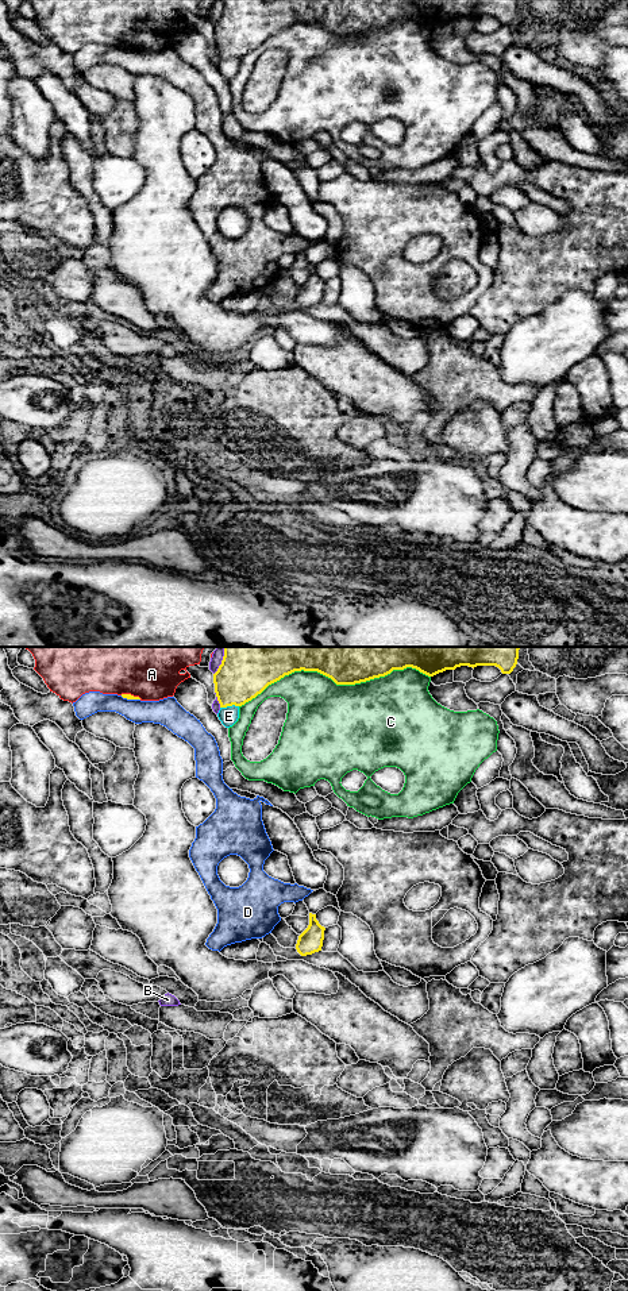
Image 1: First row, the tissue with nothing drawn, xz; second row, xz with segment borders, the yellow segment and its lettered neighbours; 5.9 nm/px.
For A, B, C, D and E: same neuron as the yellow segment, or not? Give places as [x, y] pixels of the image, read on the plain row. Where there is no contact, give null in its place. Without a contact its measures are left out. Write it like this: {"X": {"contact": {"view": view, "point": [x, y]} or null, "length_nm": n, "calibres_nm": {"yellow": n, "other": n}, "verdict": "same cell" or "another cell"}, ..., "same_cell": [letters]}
{"A": {"contact": {"view": "xz", "point": [130, 46]}, "length_nm": 130, "calibres_nm": {"yellow": 30, "other": 320}, "verdict": "another cell"}, "B": {"contact": {"view": "xz", "point": [222, 14]}, "length_nm": 170, "calibres_nm": {"yellow": 300, "other": 70}, "verdict": "another cell"}, "C": {"contact": {"view": "xz", "point": [334, 33]}, "length_nm": 1150, "calibres_nm": {"yellow": 220, "other": 480}, "verdict": "another cell"}, "D": {"contact": {"view": "xz", "point": [130, 50]}, "length_nm": 120, "calibres_nm": {"yellow": 30, "other": 170}, "verdict": "another cell"}, "E": {"contact": {"view": "xz", "point": [228, 57]}, "length_nm": 110, "calibres_nm": {"yellow": 300, "other": 110}, "verdict": "another cell"}, "same_cell": []}

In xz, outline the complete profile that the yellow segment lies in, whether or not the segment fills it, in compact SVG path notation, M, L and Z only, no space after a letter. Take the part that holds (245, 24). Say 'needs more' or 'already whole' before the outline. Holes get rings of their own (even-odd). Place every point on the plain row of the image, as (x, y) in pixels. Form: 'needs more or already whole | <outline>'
already whole | M224 0L224 8L213 26L220 59L242 58L269 36L294 23L317 23L336 36L355 36L385 28L393 22L412 19L434 28L461 18L496 18L511 26L517 16L520 0Z

